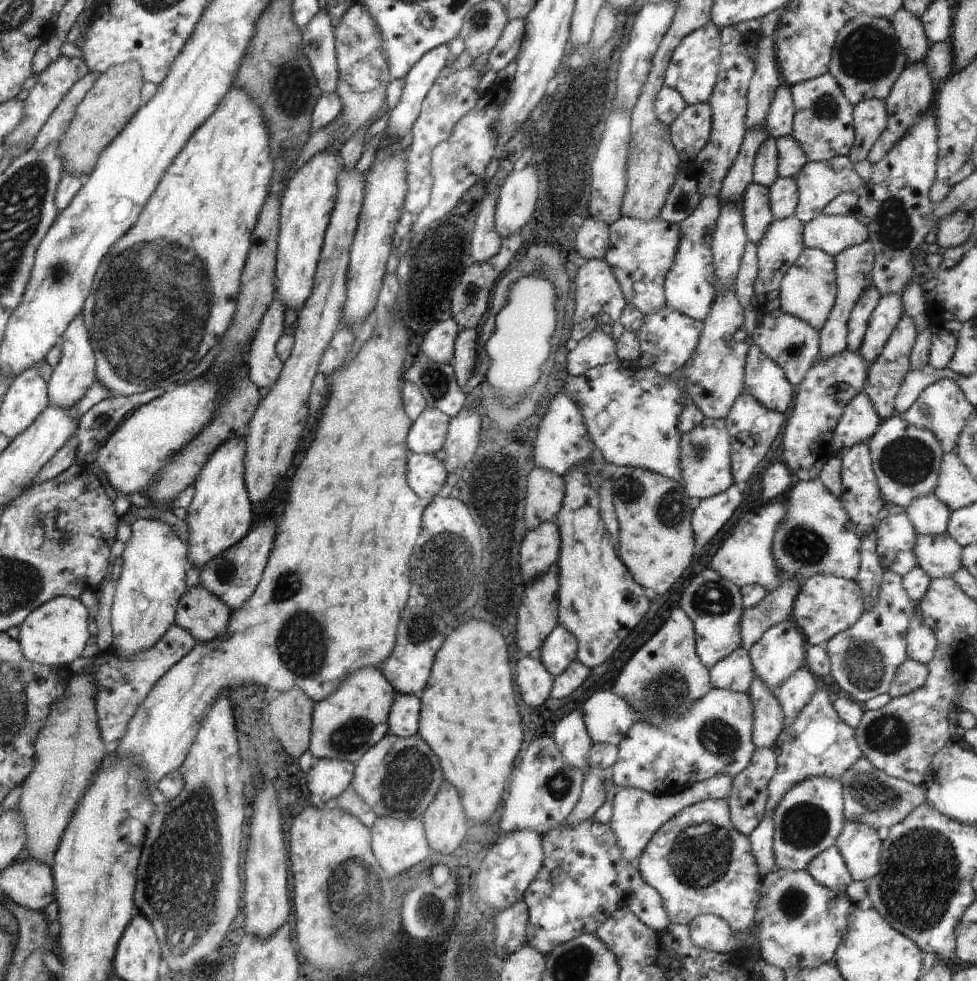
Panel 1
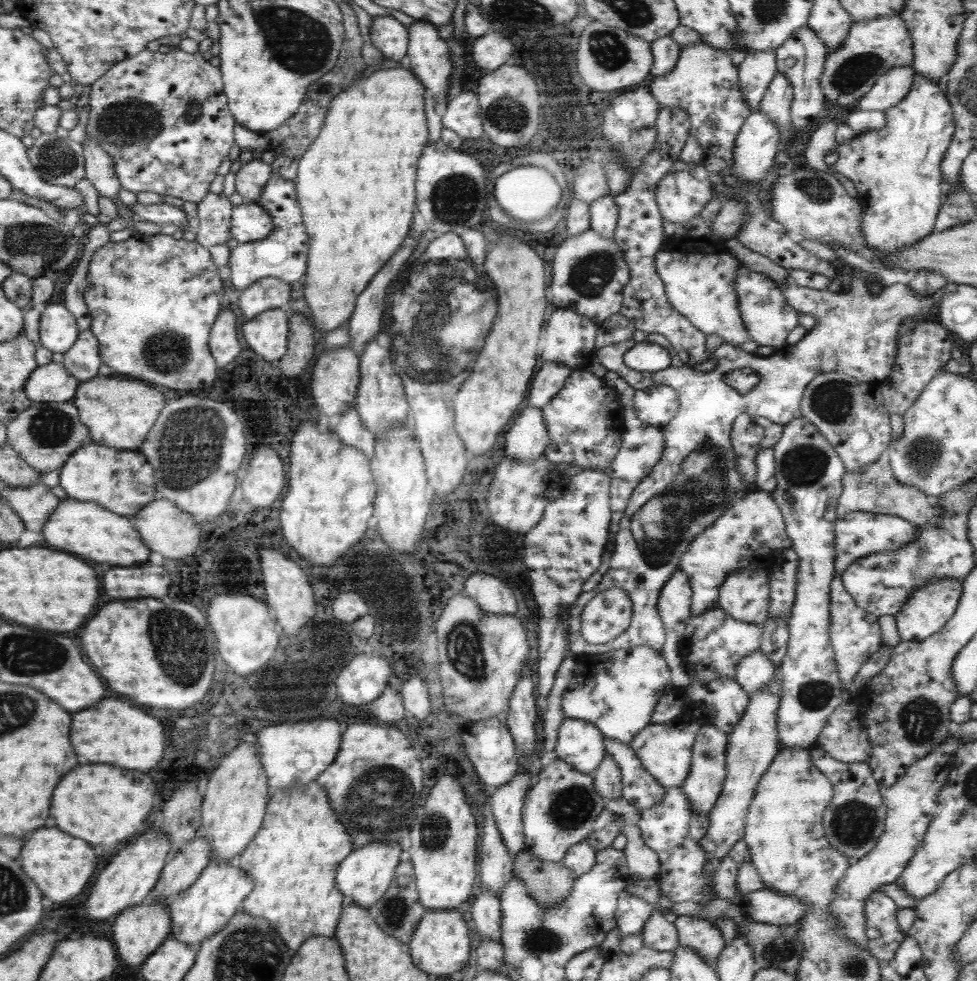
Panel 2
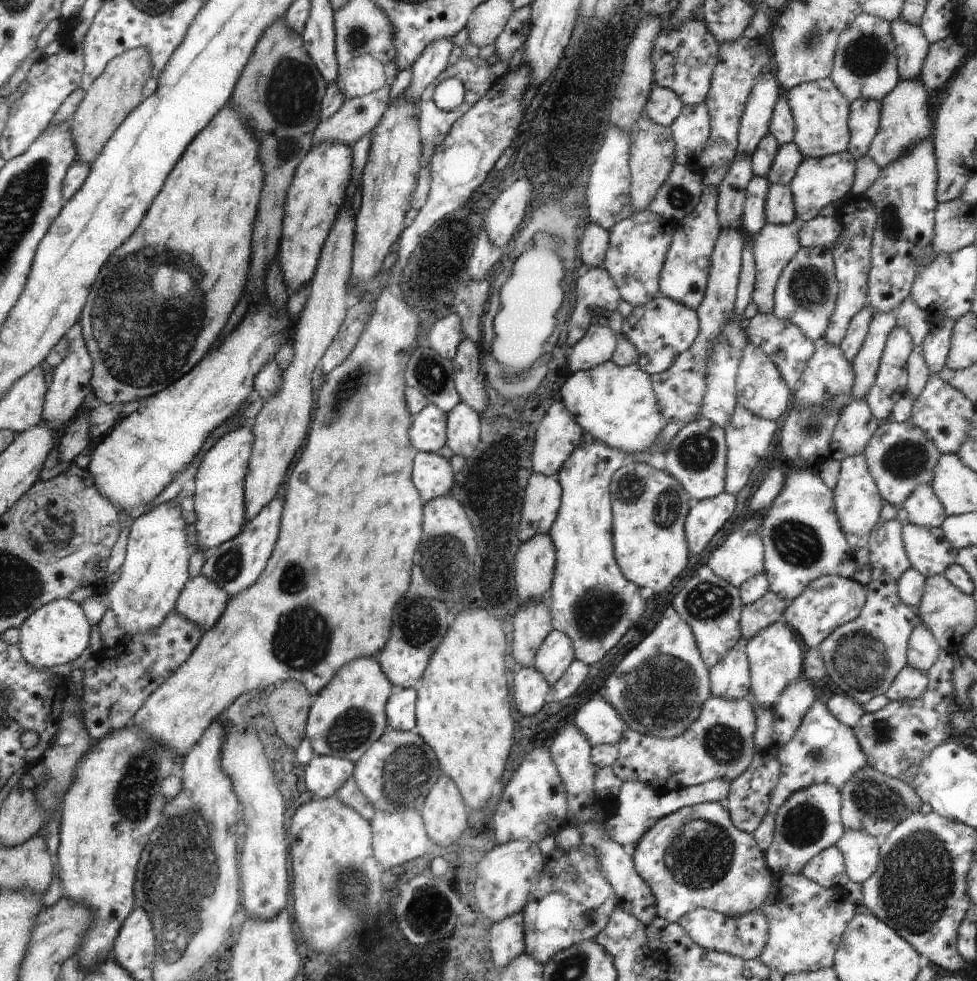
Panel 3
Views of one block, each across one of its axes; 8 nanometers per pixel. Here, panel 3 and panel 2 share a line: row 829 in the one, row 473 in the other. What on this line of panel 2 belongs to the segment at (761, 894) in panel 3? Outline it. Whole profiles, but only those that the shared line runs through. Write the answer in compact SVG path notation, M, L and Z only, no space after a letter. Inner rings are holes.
M855 277L850 278L850 281L851 288L849 290L845 292L843 292L843 290L840 290L836 293L828 292L826 289L814 290L811 288L797 287L792 282L787 285L783 285L780 287L778 286L787 304L789 304L789 306L795 309L795 312L797 312L797 314L809 313L809 315L813 315L816 319L817 325L814 328L811 328L806 333L806 336L803 336L803 339L800 342L797 342L797 344L793 344L793 346L783 345L780 349L777 349L775 352L773 352L773 354L769 354L769 356L757 356L753 353L748 353L741 349L735 348L735 346L733 346L732 344L727 344L723 342L719 346L717 346L717 348L715 348L713 352L711 352L711 359L715 361L715 368L713 368L713 370L709 370L709 372L699 372L699 370L693 370L692 367L681 363L681 360L677 358L677 355L672 349L672 346L663 336L657 334L647 334L646 342L651 344L658 344L659 346L665 348L665 350L667 350L667 352L669 353L670 363L665 368L663 368L663 370L648 372L645 374L644 372L633 370L632 368L627 368L625 364L623 364L623 352L625 352L635 344L632 338L627 341L622 341L615 344L607 344L607 346L603 345L593 352L596 354L603 368L605 368L607 371L613 371L614 373L617 373L625 382L628 382L631 386L640 386L646 384L665 384L665 386L669 385L671 388L674 388L674 392L677 394L677 399L679 402L679 409L675 413L675 416L673 416L673 418L671 418L671 420L669 420L669 422L667 422L667 424L665 424L662 429L663 441L665 441L665 444L663 446L663 452L661 452L661 458L659 458L659 460L657 460L657 464L655 464L655 466L651 468L651 472L649 472L649 474L647 474L645 478L641 478L641 480L636 483L635 488L633 488L631 494L629 495L629 498L627 499L627 504L625 508L621 511L618 529L616 534L614 535L614 547L613 550L609 553L609 555L606 556L608 559L608 567L605 571L605 574L601 576L599 582L594 585L593 590L590 590L589 592L581 591L581 594L577 596L575 602L573 602L572 606L568 610L569 619L567 619L567 624L569 624L569 627L571 628L568 636L569 651L577 655L594 655L597 653L604 653L610 650L627 649L633 646L645 645L653 650L661 652L661 648L664 643L664 628L657 614L656 608L659 591L661 590L661 585L663 585L663 583L665 583L665 581L669 579L669 576L673 574L673 571L677 570L677 565L679 565L679 559L681 559L681 553L685 552L685 549L687 549L687 545L690 544L690 541L693 540L695 536L699 535L700 532L705 529L705 527L708 527L709 524L711 524L711 522L713 522L713 520L715 520L715 518L719 516L719 513L723 512L723 509L725 509L725 507L727 507L727 503L729 503L729 499L731 499L731 497L735 495L745 495L745 493L747 493L747 490L745 490L745 484L741 482L741 478L739 478L739 474L737 474L737 470L735 470L735 460L733 460L733 457L735 456L733 454L733 448L730 442L730 428L732 422L734 421L734 418L738 414L762 416L763 418L767 418L767 420L770 420L771 422L784 425L787 424L787 422L789 422L790 420L802 416L801 412L799 411L798 403L801 401L801 396L803 395L805 385L807 385L807 383L819 373L835 371L838 373L847 374L859 381L878 381L880 383L889 374L889 372L891 372L891 368L894 363L894 356L896 354L895 338L898 334L898 328L900 327L901 321L903 320L903 318L906 318L905 316L913 316L913 314L927 314L928 310L931 309L933 300L918 298L907 287L907 284L905 284L905 282L903 282L903 284L891 284L891 286L887 286L883 290L881 290L881 293L878 296L870 296L869 292L866 291L866 287L864 286L863 280ZM739 368L751 368L751 370L754 370L759 378L757 384L755 384L751 388L751 390L749 390L749 392L747 392L746 394L739 394L739 392L733 390L731 384L727 385L725 384L725 382L723 382L723 374L725 374L727 370L731 372ZM639 583L643 584L642 588L637 588ZM613 586L615 586L615 588L619 588L619 590L623 590L623 592L627 594L627 598L631 600L631 619L629 625L627 626L627 629L625 629L618 636L611 639L609 642L605 642L603 644L589 644L588 642L585 642L583 638L581 638L581 632L578 629L578 627L581 626L581 609L585 606L585 603L587 603L587 601L591 600L591 597L595 596L595 594L601 592L601 590L609 590L609 588L613 588Z

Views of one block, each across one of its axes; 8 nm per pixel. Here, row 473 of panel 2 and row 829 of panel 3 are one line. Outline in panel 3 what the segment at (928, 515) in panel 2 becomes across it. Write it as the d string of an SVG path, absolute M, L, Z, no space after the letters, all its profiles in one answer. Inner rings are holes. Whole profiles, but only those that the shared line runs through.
M869 765L861 768L853 778L843 783L840 790L840 821L844 831L863 831L867 836L886 836L896 824L913 812L919 812L921 802L908 784L889 778Z

